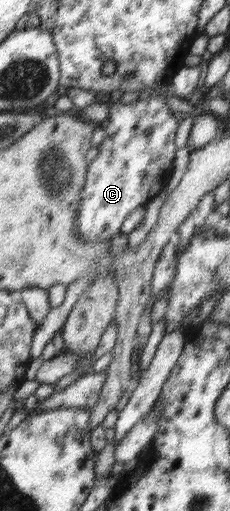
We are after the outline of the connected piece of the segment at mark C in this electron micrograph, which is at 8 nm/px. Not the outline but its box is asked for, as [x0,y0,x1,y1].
[65,88,178,241]

